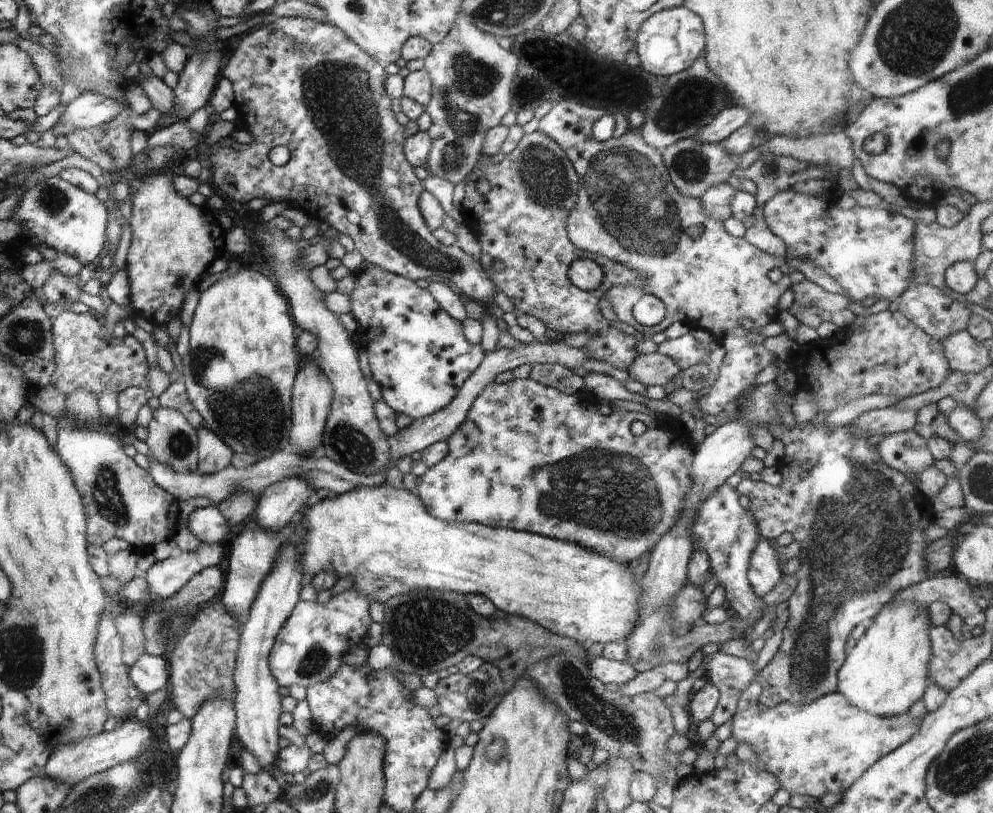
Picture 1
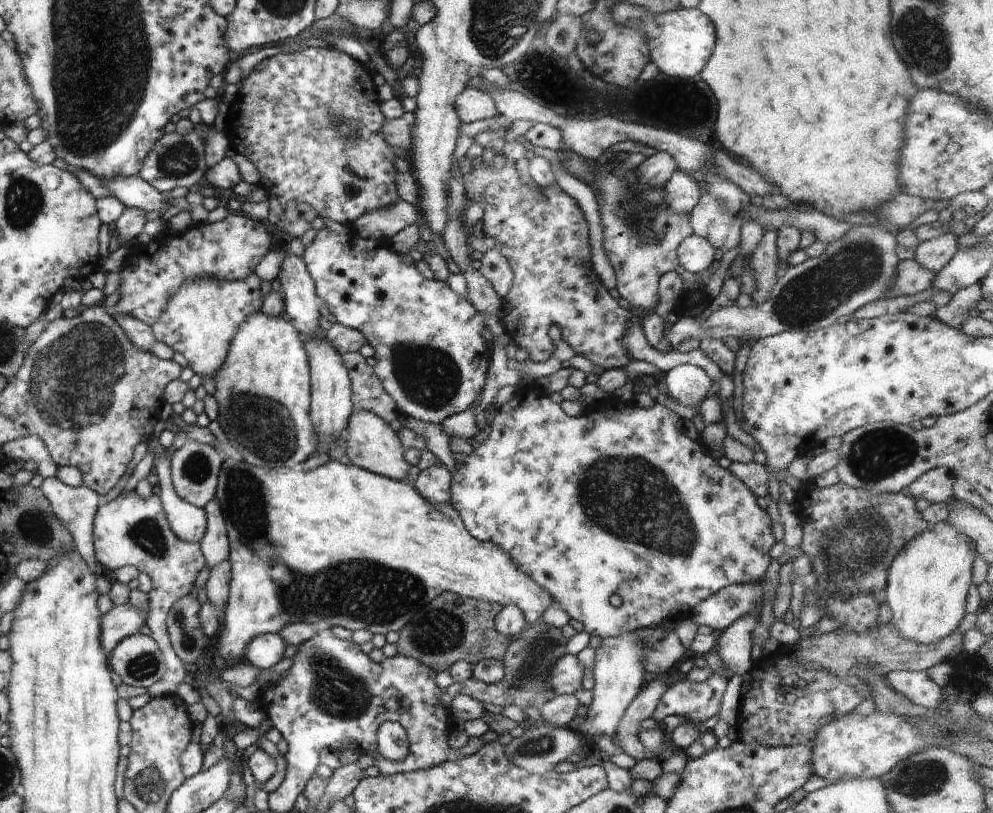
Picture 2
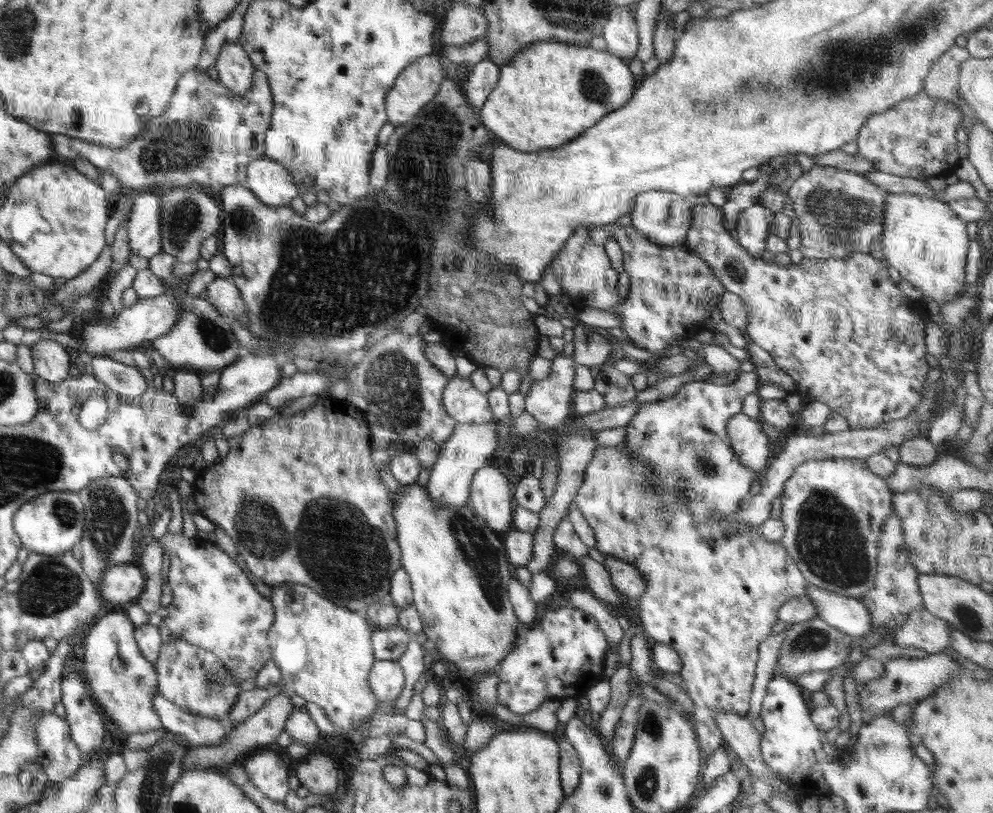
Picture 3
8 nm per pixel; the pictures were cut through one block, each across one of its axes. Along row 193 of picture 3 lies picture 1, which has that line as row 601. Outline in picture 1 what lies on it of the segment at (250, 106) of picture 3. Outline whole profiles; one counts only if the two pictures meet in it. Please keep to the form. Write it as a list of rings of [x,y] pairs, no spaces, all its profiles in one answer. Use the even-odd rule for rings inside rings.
[[[220,594],[194,613],[196,613],[194,622],[190,623],[167,658],[169,697],[174,702],[175,708],[180,710],[188,721],[200,710],[204,700],[212,700],[216,696],[233,700],[235,696],[233,672],[240,642],[240,629],[245,619],[245,617],[234,618],[226,610],[222,606]]]

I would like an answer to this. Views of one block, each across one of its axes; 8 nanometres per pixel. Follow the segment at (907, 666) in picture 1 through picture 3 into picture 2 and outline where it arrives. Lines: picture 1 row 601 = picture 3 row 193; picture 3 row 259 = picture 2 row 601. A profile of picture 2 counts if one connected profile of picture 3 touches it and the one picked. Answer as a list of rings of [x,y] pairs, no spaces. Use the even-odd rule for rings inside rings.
[[[938,523],[916,535],[891,562],[887,576],[885,604],[892,612],[892,624],[900,636],[909,642],[934,643],[958,630],[960,620],[965,616],[966,598],[971,585],[972,569],[976,551],[972,541],[947,523]]]

